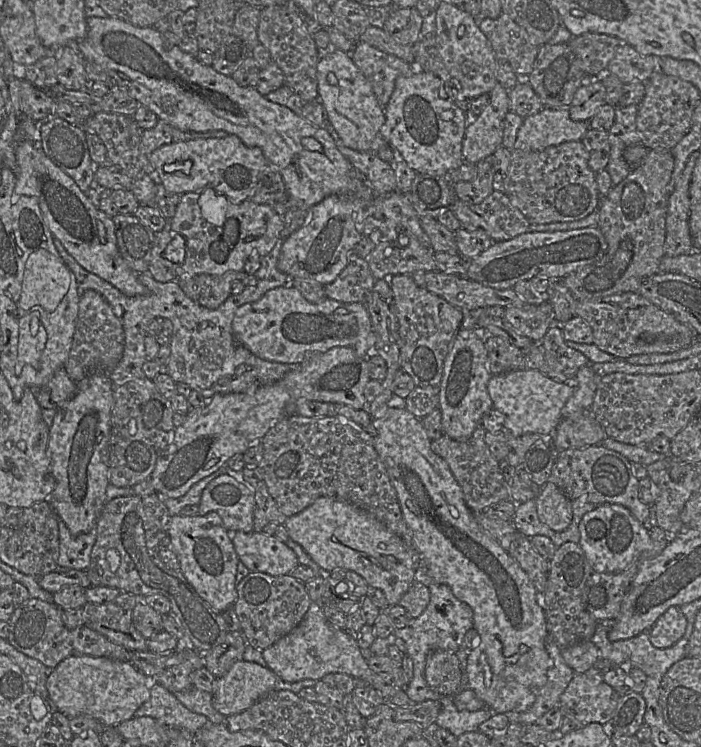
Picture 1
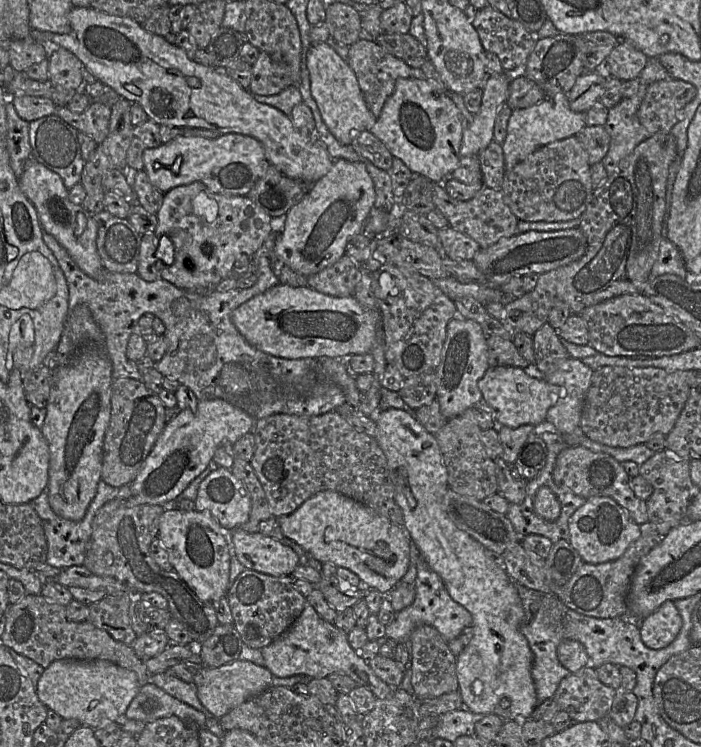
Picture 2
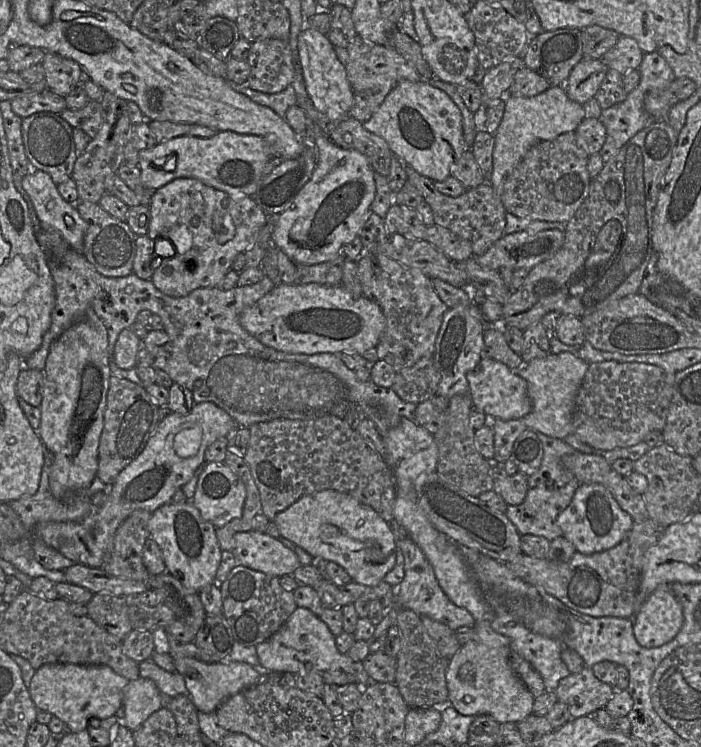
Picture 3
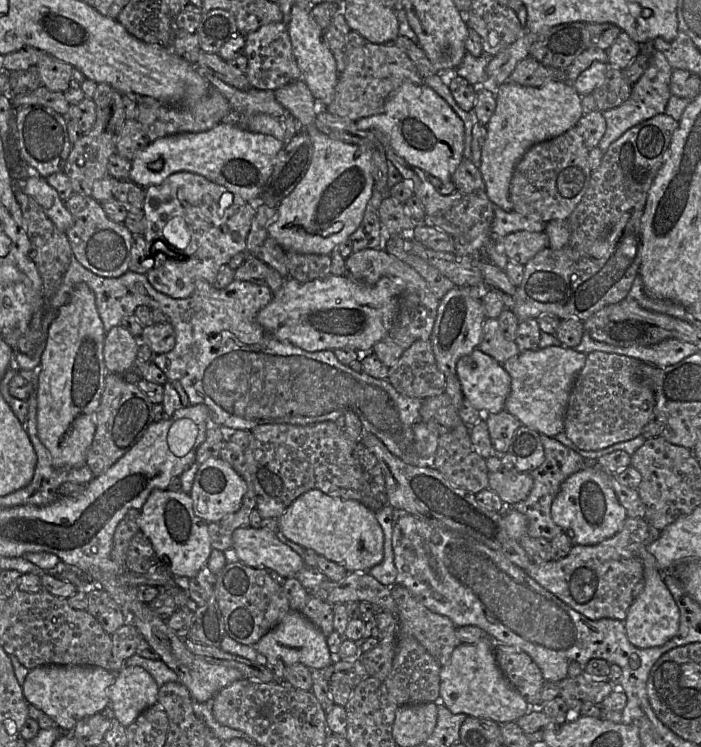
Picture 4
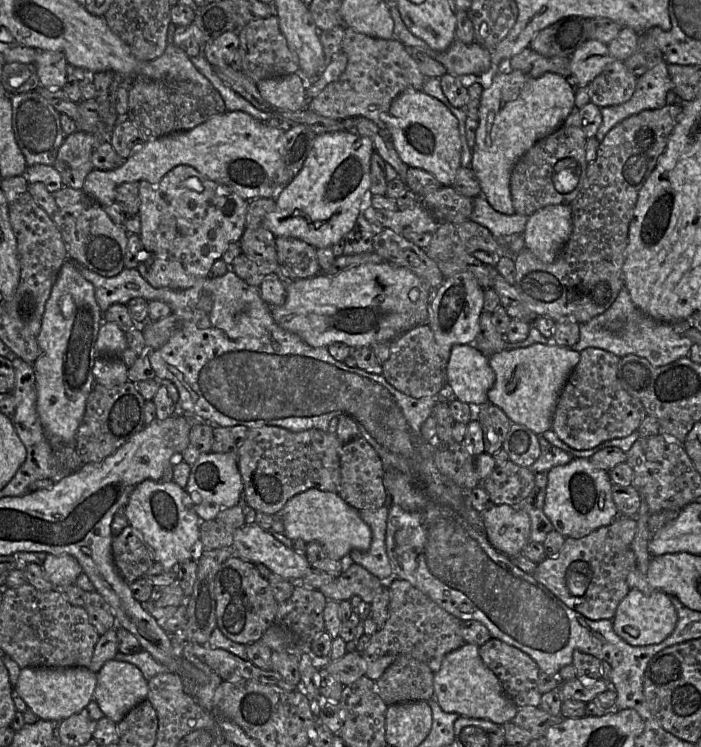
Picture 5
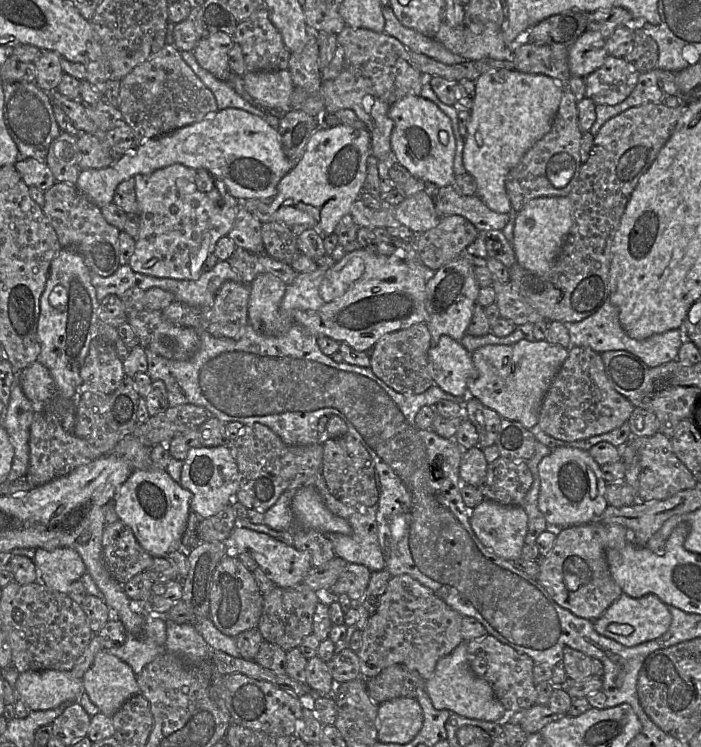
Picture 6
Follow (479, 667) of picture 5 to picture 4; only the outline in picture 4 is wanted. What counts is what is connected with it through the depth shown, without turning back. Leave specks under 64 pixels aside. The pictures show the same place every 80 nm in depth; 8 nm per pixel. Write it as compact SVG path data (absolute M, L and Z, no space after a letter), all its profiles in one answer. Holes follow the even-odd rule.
M484 637L478 643L460 644L453 650L449 661L441 669L440 699L453 714L491 719L499 724L516 722L531 707L500 670L495 659L494 643L490 637Z

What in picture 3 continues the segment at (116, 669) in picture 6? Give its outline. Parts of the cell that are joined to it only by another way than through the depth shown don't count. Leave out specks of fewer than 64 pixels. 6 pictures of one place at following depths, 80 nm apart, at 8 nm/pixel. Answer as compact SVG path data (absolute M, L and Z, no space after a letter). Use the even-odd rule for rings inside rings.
M143 677L130 680L123 690L122 724L134 731L161 707L161 691L152 680Z

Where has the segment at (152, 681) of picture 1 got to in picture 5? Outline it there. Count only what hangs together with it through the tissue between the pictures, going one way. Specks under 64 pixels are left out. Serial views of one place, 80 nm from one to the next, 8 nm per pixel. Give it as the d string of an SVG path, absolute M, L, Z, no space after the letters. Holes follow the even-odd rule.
M36 667L21 669L15 690L39 719L60 722L87 708L96 684L97 674L87 667Z

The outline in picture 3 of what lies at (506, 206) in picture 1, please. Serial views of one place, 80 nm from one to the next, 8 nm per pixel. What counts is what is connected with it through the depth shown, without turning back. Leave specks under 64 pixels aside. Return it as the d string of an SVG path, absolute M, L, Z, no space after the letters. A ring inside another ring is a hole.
M406 166L406 172L407 181L418 189L424 201L431 207L434 224L470 242L473 256L482 255L505 235L507 211L501 201L501 196L489 183L484 182L478 187L467 189L460 196L451 197L439 192L432 180L419 174L413 168Z

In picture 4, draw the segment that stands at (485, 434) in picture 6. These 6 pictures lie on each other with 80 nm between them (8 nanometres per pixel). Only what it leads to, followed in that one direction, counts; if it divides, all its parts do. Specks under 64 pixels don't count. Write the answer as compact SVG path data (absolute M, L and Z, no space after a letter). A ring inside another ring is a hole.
M506 410L487 414L485 422L489 431L492 456L496 456L500 460L509 453L511 440L516 430L523 424Z

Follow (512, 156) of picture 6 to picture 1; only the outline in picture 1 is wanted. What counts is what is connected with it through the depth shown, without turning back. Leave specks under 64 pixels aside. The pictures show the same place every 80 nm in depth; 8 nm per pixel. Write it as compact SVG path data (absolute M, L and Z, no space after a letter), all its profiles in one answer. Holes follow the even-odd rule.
M547 108L524 118L513 150L542 151L570 141L581 141L589 130L585 121L574 121L567 108Z

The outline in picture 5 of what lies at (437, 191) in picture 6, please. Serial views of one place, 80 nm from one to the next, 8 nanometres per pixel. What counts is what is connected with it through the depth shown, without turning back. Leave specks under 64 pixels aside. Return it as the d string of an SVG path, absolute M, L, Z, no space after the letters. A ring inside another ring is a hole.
M480 194L473 198L471 220L488 229L495 238L505 238L523 234L528 217L517 213L499 213Z

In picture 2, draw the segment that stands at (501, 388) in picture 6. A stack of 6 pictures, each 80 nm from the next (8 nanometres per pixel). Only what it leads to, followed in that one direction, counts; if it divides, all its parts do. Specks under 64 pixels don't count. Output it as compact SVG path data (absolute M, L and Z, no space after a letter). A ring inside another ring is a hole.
M569 357L555 371L544 375L546 382L563 388L562 395L549 408L545 419L560 435L569 435L579 428L592 374L593 371L581 360Z

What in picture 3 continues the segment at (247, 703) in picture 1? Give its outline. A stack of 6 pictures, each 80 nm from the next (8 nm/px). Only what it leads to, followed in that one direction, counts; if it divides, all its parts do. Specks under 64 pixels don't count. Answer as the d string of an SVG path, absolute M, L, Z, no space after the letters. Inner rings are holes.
M171 635L168 636L170 639L168 654L173 659L177 673L185 680L189 697L198 711L215 712L231 696L265 679L260 671L247 663L237 661L209 663L185 656L182 654L183 643L180 643Z

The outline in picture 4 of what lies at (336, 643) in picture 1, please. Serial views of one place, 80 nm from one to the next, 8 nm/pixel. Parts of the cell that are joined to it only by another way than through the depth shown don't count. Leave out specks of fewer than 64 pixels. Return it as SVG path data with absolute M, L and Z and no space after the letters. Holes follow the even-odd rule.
M290 610L272 630L265 634L255 648L258 654L266 658L267 665L303 664L315 670L325 669L336 660L336 656L329 650L327 636L300 611L294 610Z

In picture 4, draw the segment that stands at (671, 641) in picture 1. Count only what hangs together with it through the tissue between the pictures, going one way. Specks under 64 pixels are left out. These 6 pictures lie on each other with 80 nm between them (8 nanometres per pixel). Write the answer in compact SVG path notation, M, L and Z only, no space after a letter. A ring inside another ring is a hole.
M642 548L642 563L644 588L629 607L624 624L630 643L635 647L646 649L662 646L675 636L679 629L680 612L664 582L663 572L658 569L655 557L647 551L647 548Z

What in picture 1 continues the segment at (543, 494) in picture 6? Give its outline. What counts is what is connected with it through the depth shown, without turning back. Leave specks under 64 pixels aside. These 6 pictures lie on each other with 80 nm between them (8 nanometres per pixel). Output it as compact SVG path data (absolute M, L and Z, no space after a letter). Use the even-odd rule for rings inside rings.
M602 504L587 512L579 523L578 544L596 572L615 573L626 569L643 551L651 546L648 528L636 520L625 507Z

